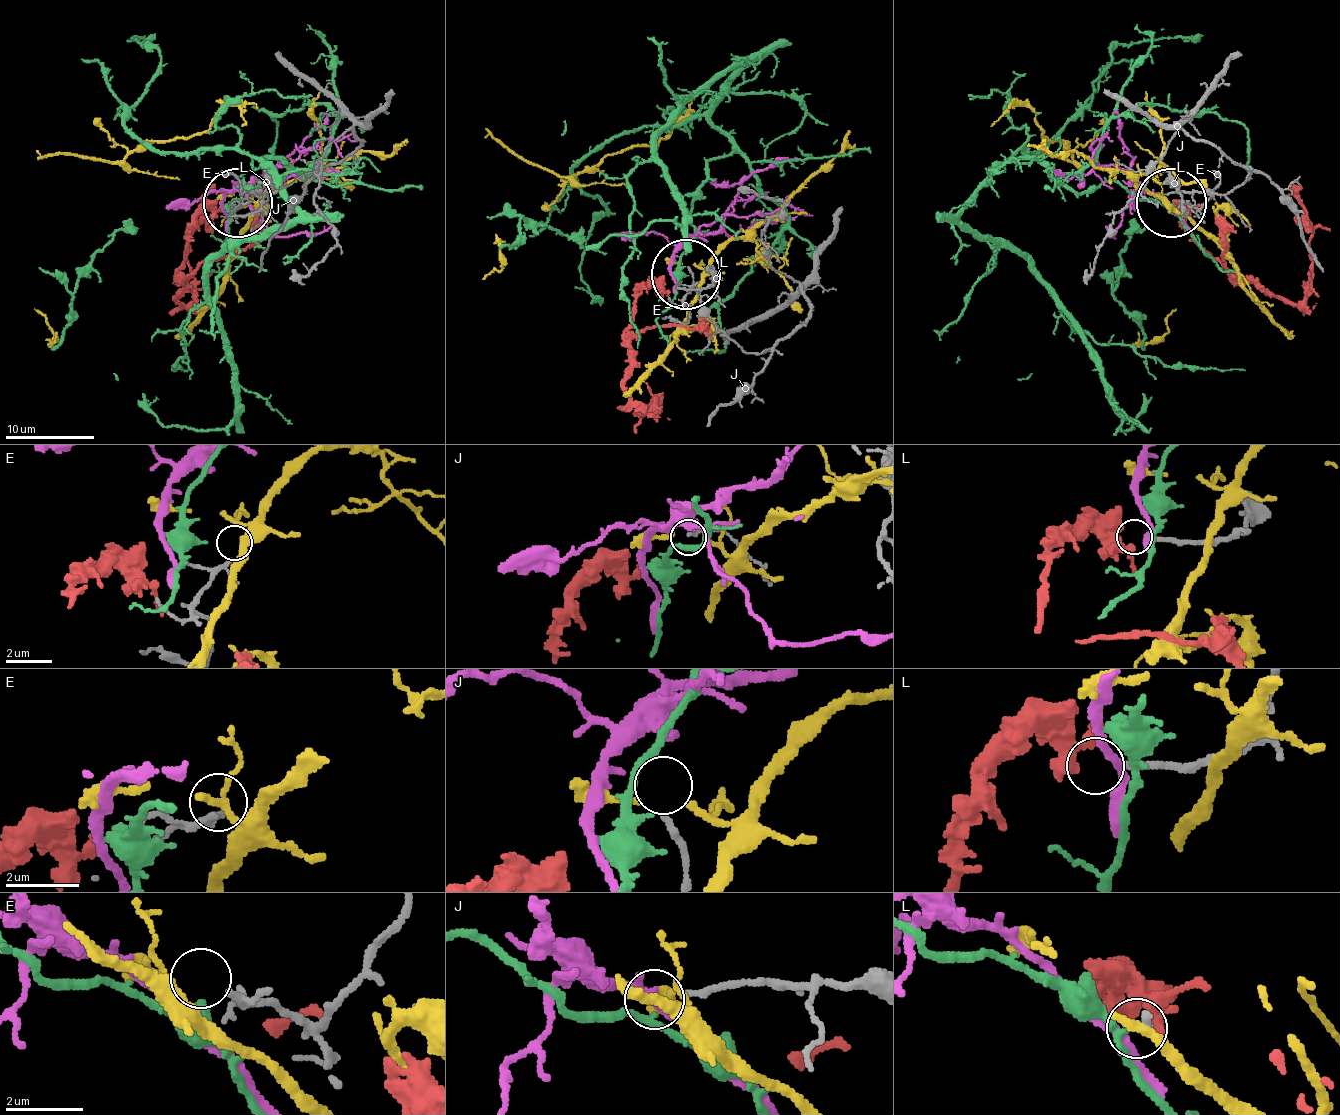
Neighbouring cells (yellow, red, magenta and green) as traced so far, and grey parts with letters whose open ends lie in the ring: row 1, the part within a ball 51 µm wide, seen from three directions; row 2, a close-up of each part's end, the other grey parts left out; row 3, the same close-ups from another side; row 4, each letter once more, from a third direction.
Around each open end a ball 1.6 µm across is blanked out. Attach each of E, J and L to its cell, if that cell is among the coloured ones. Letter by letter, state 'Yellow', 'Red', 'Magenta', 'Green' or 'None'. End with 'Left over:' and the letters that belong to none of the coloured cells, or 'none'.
E: None
J: None
L: Red
Left over: E, J

